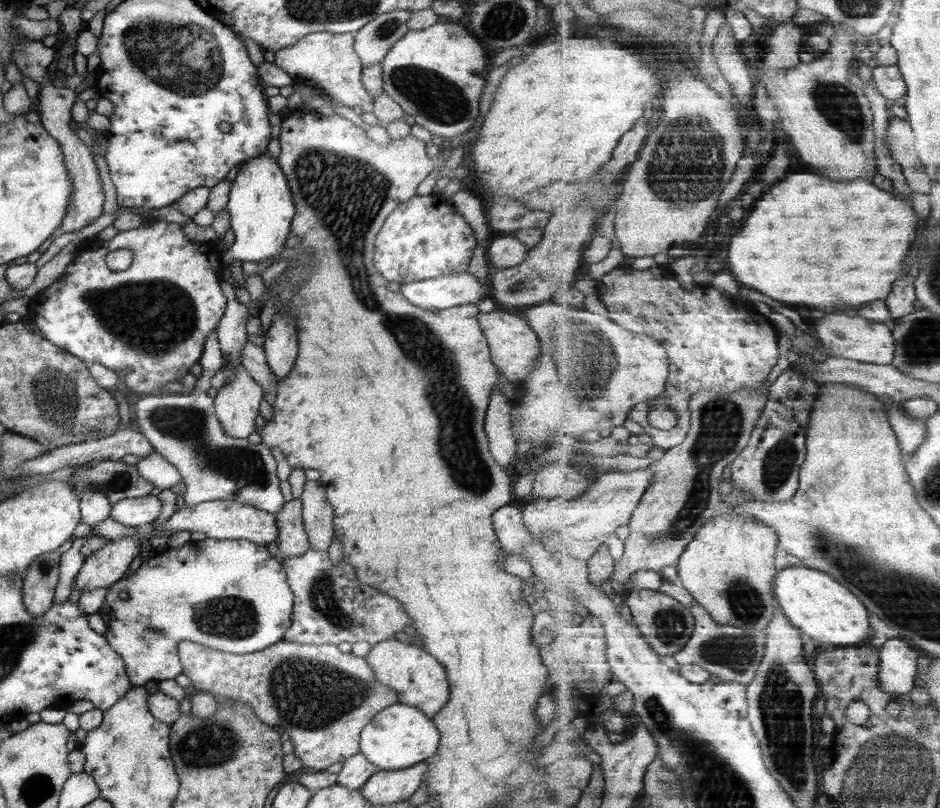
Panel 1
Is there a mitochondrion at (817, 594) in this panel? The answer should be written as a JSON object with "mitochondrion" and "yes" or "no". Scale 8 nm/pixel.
{"mitochondrion":"no"}

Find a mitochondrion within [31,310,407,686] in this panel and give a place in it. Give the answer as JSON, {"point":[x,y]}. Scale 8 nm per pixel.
{"point":[245,465]}

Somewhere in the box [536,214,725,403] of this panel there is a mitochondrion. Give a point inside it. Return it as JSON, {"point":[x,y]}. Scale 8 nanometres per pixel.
{"point":[598,361]}

